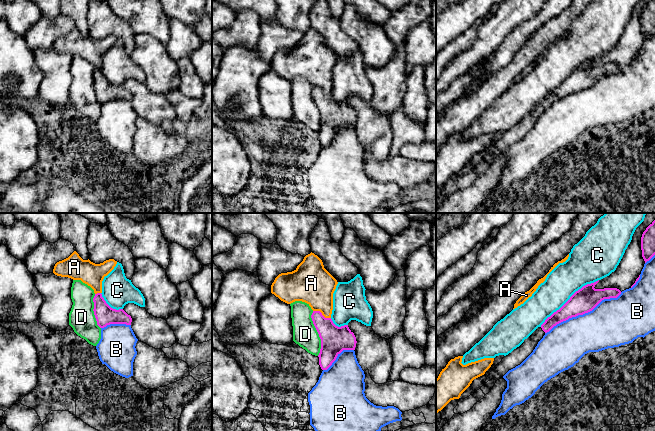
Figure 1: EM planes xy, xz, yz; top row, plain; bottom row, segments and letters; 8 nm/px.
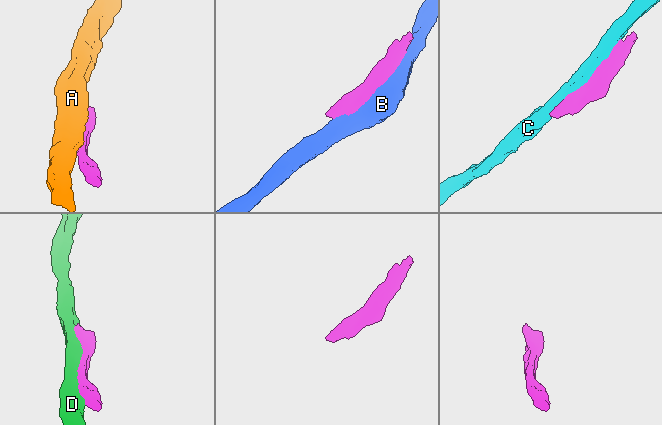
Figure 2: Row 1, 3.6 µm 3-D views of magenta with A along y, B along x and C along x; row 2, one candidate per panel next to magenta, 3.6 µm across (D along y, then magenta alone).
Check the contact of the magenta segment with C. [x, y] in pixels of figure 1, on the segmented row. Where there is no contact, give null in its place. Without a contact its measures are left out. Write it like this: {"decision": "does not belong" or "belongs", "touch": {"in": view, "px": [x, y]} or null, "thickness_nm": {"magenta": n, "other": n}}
{"decision": "does not belong", "touch": {"in": "yz", "px": [569, 299]}, "thickness_nm": {"magenta": 200, "other": 260}}

